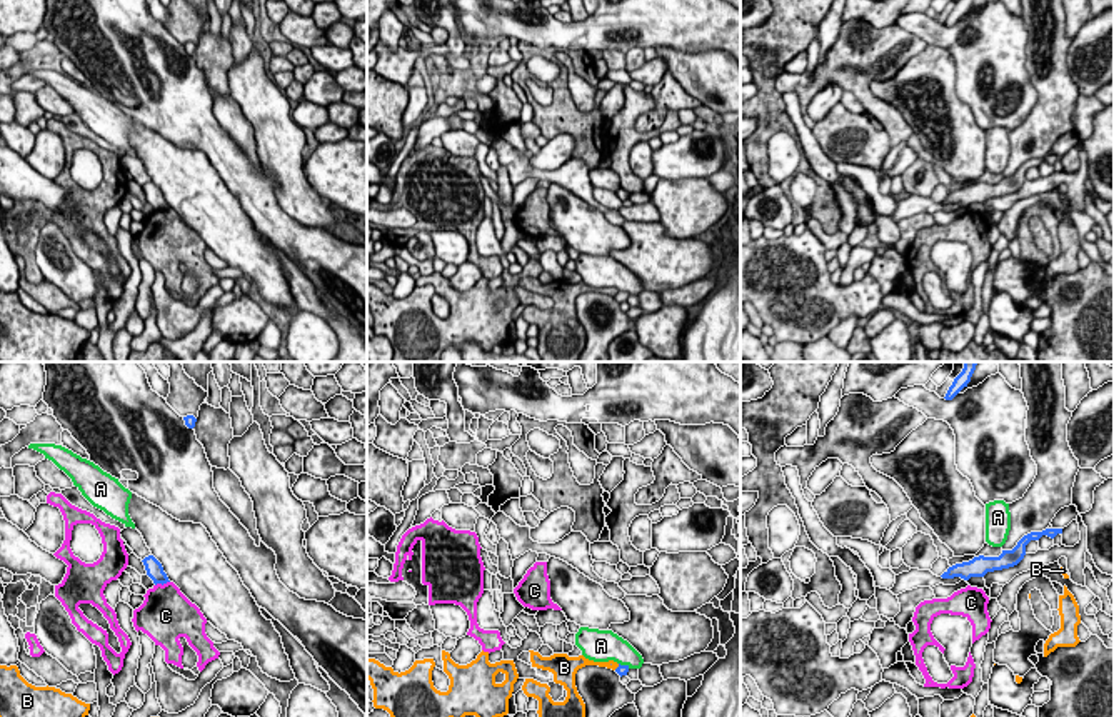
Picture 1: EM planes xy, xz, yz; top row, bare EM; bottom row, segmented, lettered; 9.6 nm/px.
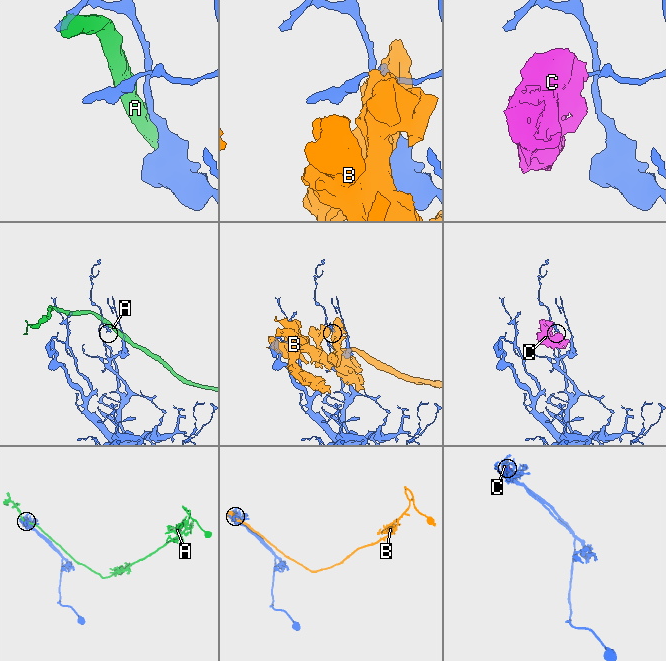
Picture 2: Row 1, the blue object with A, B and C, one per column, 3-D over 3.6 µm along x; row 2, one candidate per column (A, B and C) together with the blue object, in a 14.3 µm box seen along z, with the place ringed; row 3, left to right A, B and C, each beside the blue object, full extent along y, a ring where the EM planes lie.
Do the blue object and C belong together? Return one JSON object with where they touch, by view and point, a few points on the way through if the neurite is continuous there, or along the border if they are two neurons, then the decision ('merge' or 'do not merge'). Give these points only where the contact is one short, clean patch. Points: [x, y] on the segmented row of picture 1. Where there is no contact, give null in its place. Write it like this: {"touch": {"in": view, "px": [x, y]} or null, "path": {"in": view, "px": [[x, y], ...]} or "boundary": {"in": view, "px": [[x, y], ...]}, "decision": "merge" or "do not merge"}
{"touch": {"in": "xy", "px": [162, 584]}, "boundary": {"in": "xy", "px": [[169, 581], [155, 586]]}, "decision": "do not merge"}

